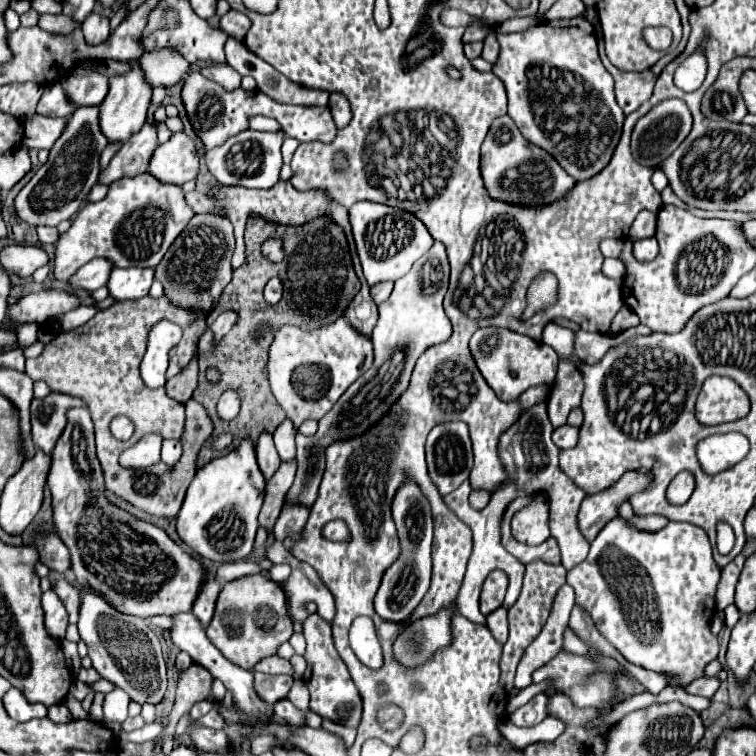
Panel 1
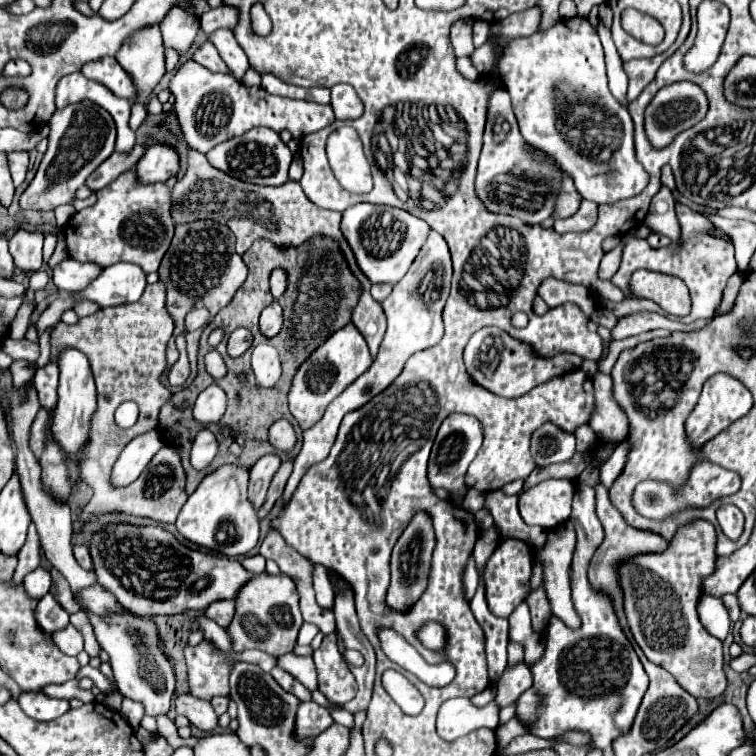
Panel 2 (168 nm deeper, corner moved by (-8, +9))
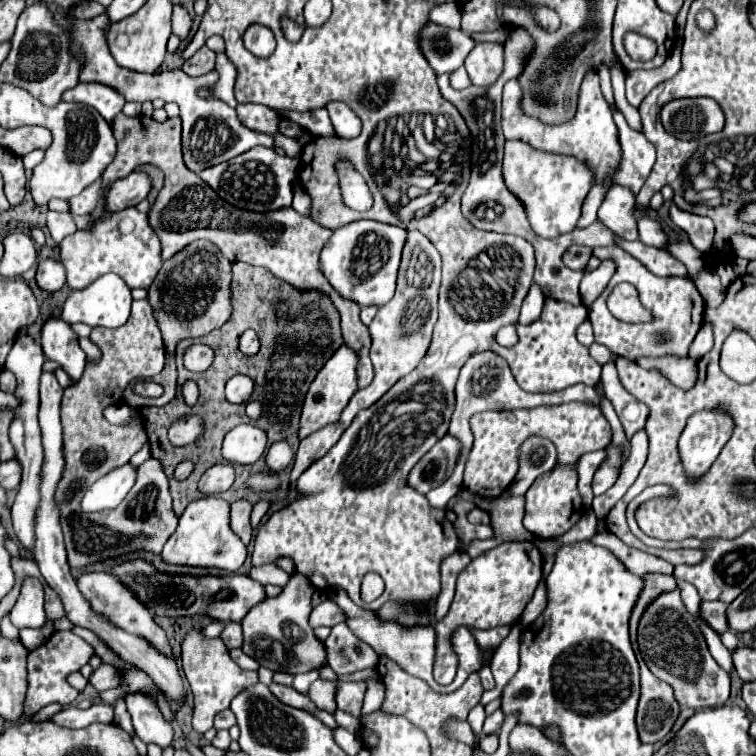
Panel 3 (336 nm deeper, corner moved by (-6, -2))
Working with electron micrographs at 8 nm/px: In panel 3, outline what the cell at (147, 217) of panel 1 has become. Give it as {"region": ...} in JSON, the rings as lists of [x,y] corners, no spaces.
{"region":[[[125,208],[119,212],[107,210],[101,218],[95,220],[95,224],[89,230],[77,230],[71,236],[65,236],[61,242],[61,262],[67,270],[67,284],[69,288],[85,288],[91,282],[95,282],[99,276],[105,276],[109,272],[121,276],[129,288],[149,288],[155,280],[157,272],[161,270],[163,258],[161,258],[161,240],[155,234],[155,230],[149,224],[149,214],[139,212],[137,208]]]}

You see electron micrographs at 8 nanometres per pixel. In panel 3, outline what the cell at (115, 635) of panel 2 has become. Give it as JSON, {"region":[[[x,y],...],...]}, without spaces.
{"region":[[[133,692],[133,694],[127,694],[125,702],[133,718],[133,728],[145,744],[155,742],[161,748],[165,748],[173,742],[173,728],[163,718],[153,698],[149,698],[145,692]]]}

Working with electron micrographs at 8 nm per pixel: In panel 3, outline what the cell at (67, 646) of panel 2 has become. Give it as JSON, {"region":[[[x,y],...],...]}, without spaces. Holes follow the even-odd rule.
{"region":[[[55,632],[43,646],[33,650],[27,658],[27,670],[29,670],[29,690],[27,690],[27,700],[25,700],[25,714],[33,716],[39,712],[43,706],[51,702],[59,702],[61,706],[69,706],[77,698],[77,690],[71,688],[65,678],[67,674],[79,670],[83,664],[89,662],[93,656],[93,648],[73,632]],[[41,650],[41,652],[39,652]]]}

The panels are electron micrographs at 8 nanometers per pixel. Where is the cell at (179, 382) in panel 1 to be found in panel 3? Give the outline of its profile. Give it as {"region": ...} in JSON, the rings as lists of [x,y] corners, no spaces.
{"region":[[[195,240],[189,246],[185,246],[181,252],[171,256],[163,262],[161,272],[149,286],[147,300],[153,306],[153,314],[157,318],[157,324],[161,328],[163,340],[165,340],[165,368],[159,376],[155,376],[155,382],[165,388],[163,396],[159,398],[147,398],[133,392],[133,386],[125,390],[125,404],[139,408],[139,406],[165,406],[171,402],[177,394],[177,366],[175,366],[175,348],[185,338],[201,338],[207,332],[221,328],[231,312],[231,262],[223,256],[223,252],[209,240]]]}

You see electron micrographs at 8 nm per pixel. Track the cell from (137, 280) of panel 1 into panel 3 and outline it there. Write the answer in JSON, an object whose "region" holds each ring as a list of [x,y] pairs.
{"region":[[[105,274],[99,280],[95,280],[91,286],[81,288],[81,290],[71,290],[69,298],[63,304],[61,310],[61,320],[67,324],[83,322],[89,326],[105,326],[105,328],[119,328],[121,324],[127,322],[129,312],[131,312],[131,288],[121,280],[117,274]]]}

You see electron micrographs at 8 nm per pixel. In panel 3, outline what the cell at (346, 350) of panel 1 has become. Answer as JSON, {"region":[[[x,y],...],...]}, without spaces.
{"region":[[[349,346],[337,348],[337,352],[325,362],[325,366],[317,372],[317,378],[311,382],[303,410],[301,410],[301,422],[299,422],[299,438],[309,436],[311,432],[323,428],[323,424],[339,420],[339,414],[351,400],[351,396],[357,392],[357,352]]]}

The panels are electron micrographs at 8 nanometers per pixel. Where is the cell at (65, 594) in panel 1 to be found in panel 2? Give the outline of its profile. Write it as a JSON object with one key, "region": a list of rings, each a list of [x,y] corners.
{"region":[[[51,569],[51,577],[53,577],[51,593],[53,593],[53,597],[57,599],[57,603],[59,603],[67,613],[77,613],[77,611],[79,611],[79,605],[75,603],[73,591],[71,591],[71,587],[67,585],[65,577],[63,577],[57,569]]]}

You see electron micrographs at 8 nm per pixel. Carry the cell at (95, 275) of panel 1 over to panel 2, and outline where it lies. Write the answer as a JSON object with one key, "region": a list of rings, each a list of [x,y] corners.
{"region":[[[67,257],[59,265],[53,267],[53,283],[59,291],[85,289],[87,283],[99,275],[99,271],[101,271],[99,265],[79,263],[79,261]]]}

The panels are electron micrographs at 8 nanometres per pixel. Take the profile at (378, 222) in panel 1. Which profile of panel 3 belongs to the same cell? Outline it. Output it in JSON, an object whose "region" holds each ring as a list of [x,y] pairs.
{"region":[[[357,220],[333,232],[321,252],[321,270],[325,270],[325,276],[329,278],[333,288],[341,292],[341,296],[361,306],[383,306],[395,294],[397,272],[405,242],[407,230],[401,226],[375,220]]]}

